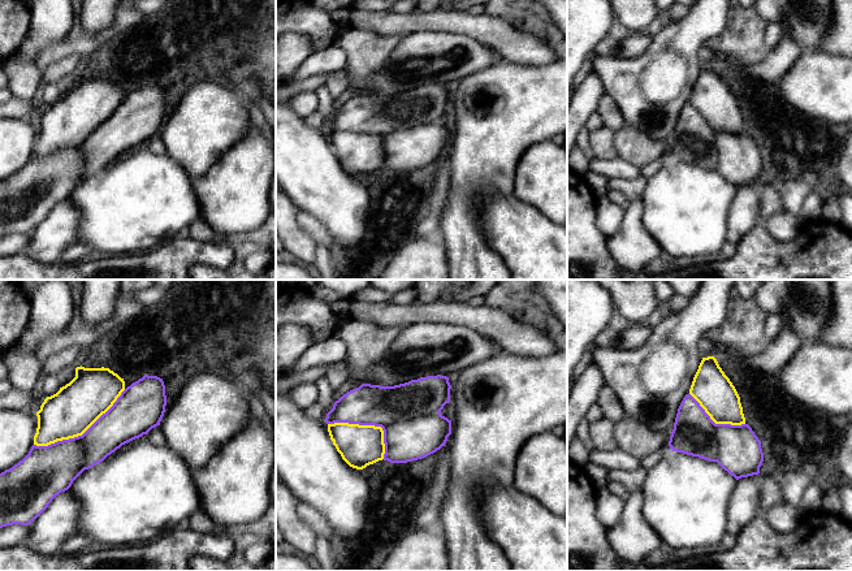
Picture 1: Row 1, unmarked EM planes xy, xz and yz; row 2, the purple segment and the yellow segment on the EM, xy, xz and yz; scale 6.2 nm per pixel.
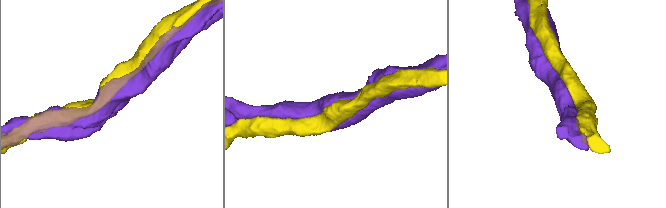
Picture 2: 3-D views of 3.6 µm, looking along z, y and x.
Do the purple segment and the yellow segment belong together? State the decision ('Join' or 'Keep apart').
Join

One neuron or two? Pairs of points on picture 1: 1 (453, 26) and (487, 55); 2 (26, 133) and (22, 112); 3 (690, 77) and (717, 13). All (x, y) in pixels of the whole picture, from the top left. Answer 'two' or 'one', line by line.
1: two
2: two
3: one

